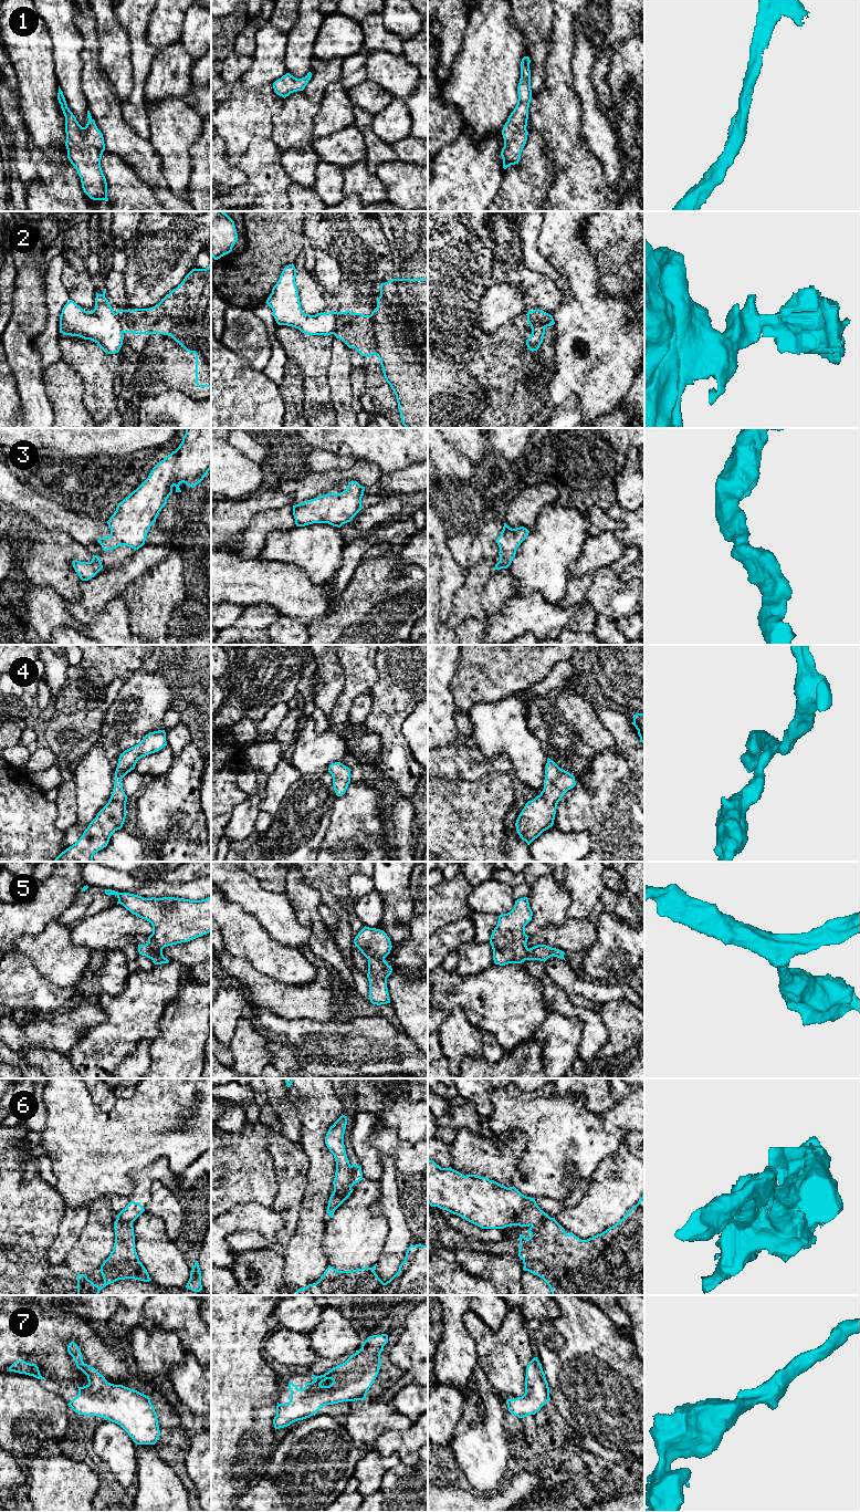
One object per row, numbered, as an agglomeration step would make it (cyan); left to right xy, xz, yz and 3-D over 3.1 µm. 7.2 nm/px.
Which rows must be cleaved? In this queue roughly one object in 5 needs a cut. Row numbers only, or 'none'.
2, 6

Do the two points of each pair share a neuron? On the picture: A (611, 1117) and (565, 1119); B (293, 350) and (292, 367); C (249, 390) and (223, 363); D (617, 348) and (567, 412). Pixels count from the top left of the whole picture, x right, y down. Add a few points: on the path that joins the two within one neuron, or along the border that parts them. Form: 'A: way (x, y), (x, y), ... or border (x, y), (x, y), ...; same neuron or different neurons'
A: border (599, 1116), (606, 1130), (622, 1130); different neurons
B: border (287, 358), (292, 360), (304, 374); different neurons
C: way (241, 388), (223, 371); same neuron
D: border (554, 406), (560, 405), (575, 394), (581, 416); different neurons

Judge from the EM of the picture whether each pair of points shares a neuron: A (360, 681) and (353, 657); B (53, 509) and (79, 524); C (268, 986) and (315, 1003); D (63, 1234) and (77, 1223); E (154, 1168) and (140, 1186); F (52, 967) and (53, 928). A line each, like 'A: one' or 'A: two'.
A: one
B: one
C: one
D: one
E: one
F: one

